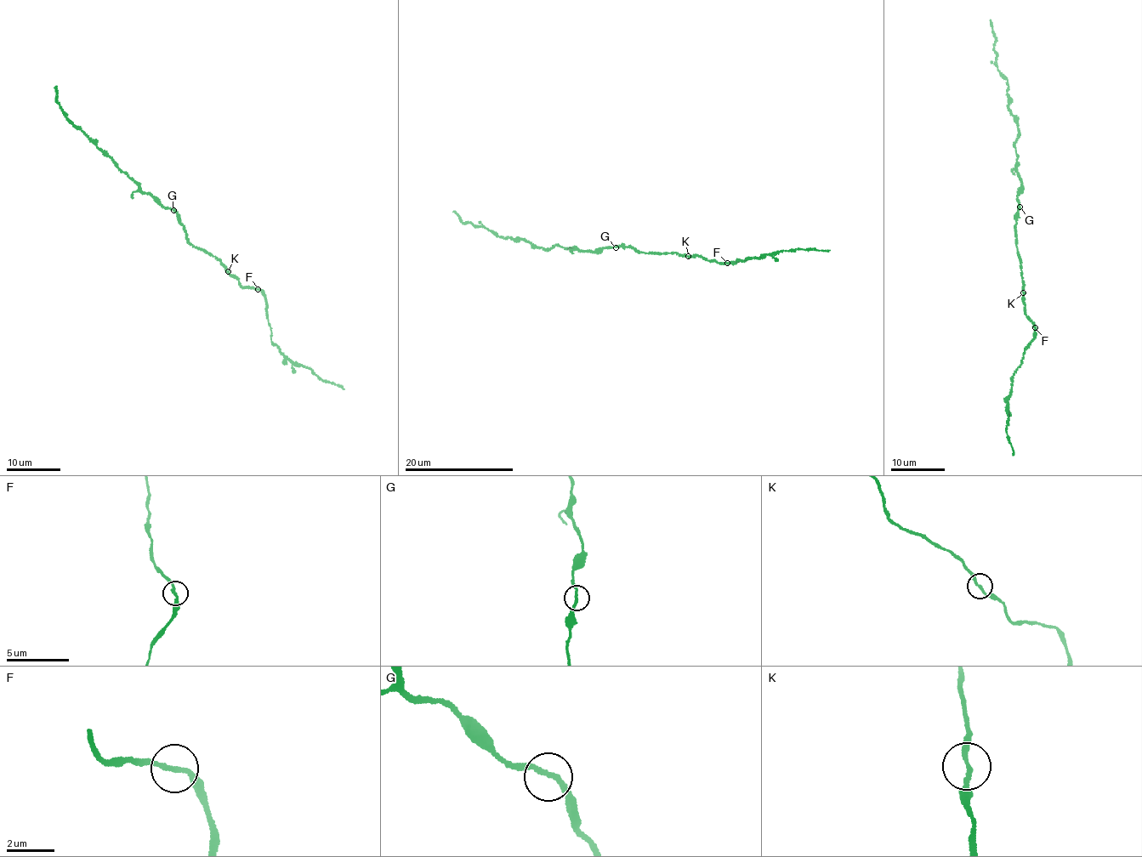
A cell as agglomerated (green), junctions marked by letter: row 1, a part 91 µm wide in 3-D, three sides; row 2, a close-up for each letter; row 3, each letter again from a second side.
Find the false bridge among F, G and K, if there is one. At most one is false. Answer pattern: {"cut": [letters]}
{"cut": []}

